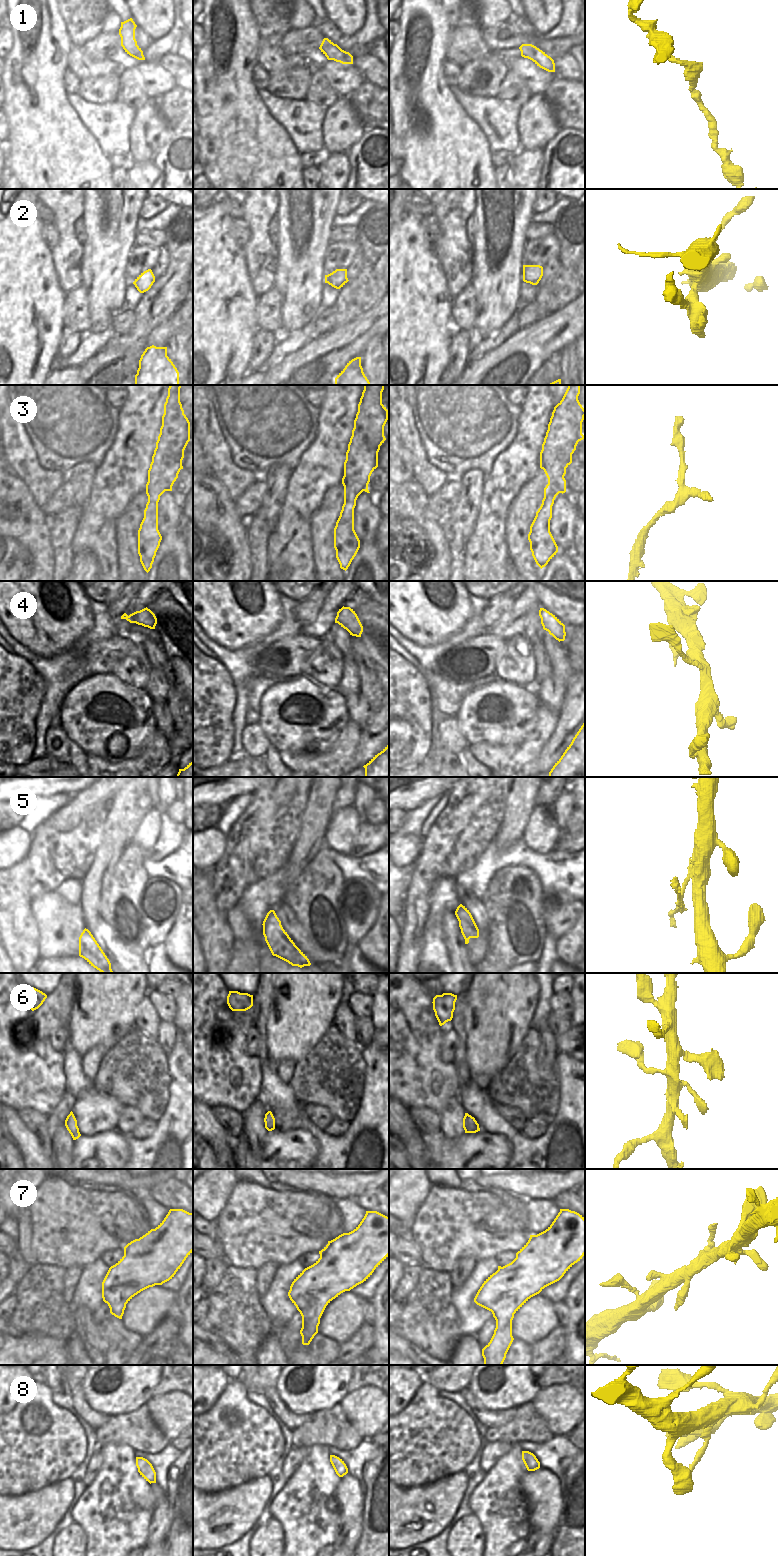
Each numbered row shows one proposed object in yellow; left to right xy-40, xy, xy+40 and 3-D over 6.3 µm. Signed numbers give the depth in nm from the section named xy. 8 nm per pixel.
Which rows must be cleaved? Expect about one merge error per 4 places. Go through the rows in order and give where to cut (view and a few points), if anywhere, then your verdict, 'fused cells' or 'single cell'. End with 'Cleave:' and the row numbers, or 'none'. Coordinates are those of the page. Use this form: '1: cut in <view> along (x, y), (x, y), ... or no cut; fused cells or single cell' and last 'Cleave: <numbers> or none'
1: no cut; single cell
2: no cut; single cell
3: no cut; single cell
4: no cut; single cell
5: no cut; single cell
6: no cut; single cell
7: no cut; single cell
8: no cut; single cell
Cleave: none

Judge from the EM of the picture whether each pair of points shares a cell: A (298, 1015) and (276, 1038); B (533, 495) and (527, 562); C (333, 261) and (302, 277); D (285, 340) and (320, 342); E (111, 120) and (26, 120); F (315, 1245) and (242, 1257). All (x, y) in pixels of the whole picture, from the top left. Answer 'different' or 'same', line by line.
A: same
B: same
C: different
D: different
E: different
F: same

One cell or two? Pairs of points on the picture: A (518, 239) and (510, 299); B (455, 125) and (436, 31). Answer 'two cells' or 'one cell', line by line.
A: one cell
B: one cell

